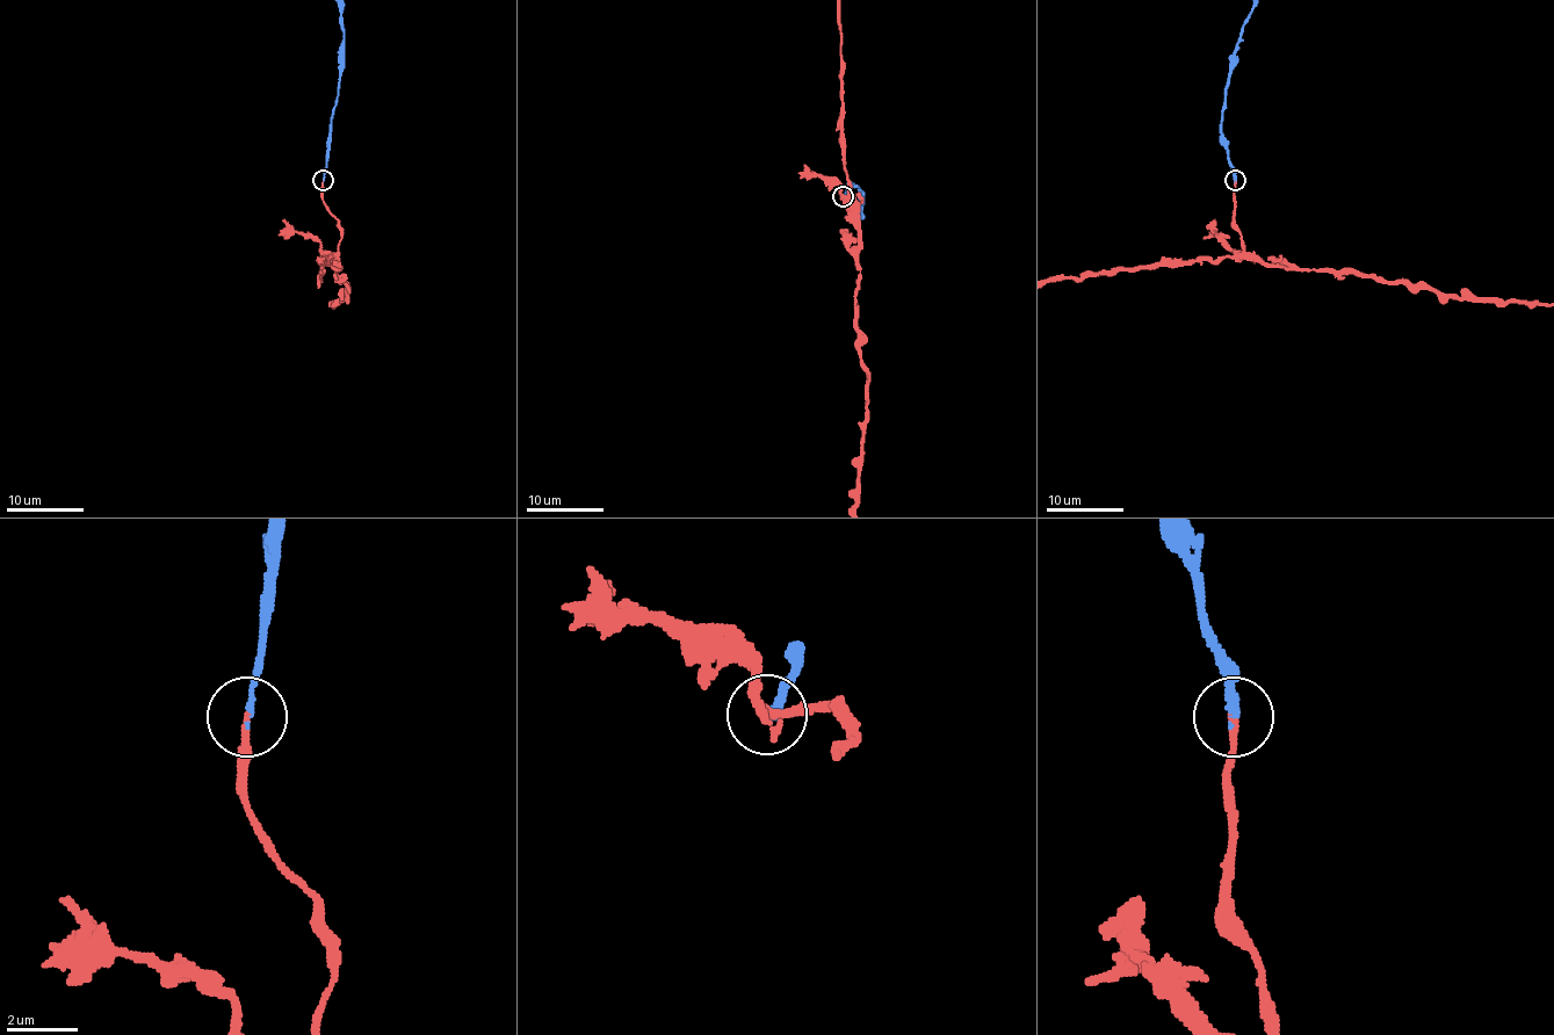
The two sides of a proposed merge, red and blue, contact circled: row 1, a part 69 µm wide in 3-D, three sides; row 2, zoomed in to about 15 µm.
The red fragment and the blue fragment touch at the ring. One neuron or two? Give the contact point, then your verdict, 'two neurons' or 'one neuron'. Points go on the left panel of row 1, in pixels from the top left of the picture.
(323, 180) | one neuron

